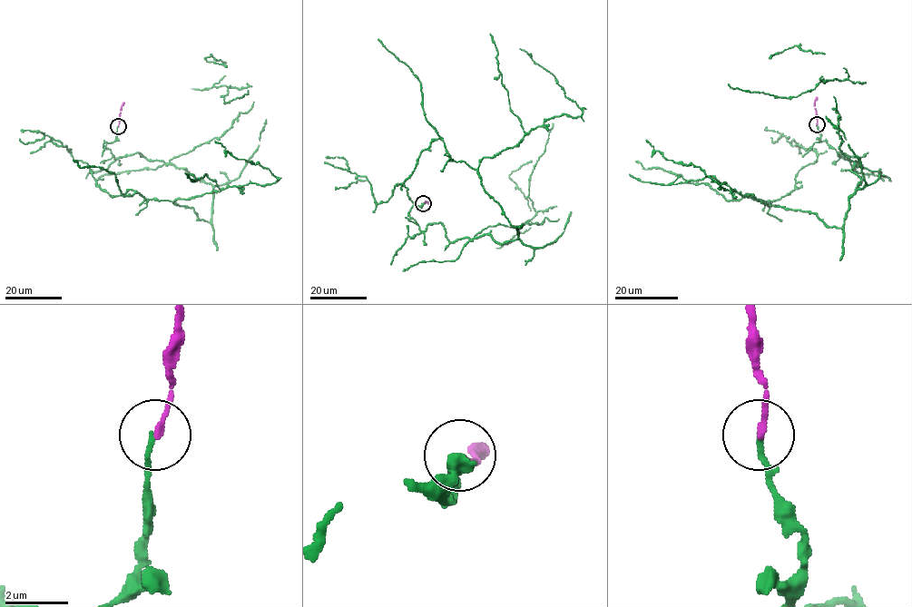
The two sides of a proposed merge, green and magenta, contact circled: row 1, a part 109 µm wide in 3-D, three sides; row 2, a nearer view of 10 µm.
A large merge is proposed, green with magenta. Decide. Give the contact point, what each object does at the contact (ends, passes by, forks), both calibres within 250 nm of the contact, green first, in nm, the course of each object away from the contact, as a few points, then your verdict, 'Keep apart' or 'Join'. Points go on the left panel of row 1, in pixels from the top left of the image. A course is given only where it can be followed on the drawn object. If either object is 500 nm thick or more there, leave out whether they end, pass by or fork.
Place: (118, 126). At the ring green ends. At the ring magenta ends. Thickness 150 nm (green) against 170 nm. Course of green: (117, 126), (103, 144), (115, 159), (209, 182), (210, 220), (111, 195), (60, 141), (21, 131). Course of magenta: (118, 126), (124, 102). Join

